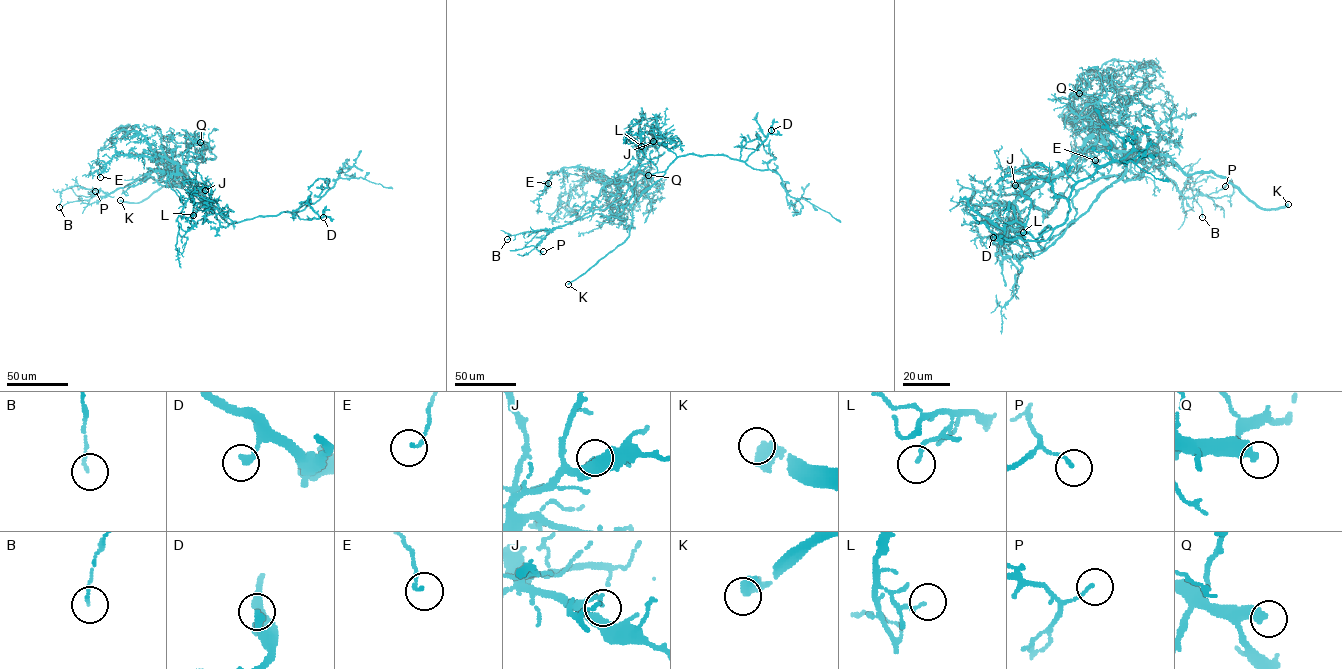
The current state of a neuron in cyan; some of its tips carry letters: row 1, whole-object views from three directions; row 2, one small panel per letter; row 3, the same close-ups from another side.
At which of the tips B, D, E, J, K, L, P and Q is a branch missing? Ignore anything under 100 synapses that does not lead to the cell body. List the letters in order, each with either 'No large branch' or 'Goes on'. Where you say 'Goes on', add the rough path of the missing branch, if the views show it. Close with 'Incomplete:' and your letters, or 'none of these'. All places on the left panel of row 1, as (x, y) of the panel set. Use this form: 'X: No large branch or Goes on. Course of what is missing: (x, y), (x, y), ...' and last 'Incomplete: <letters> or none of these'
B: No large branch
D: No large branch
E: No large branch
J: No large branch
K: Goes on
L: No large branch
P: No large branch
Q: Goes on. Course of what is missing: (200, 142), (213, 137), (209, 137)
Incomplete: K, Q

